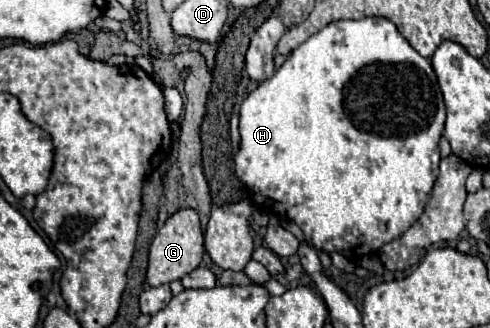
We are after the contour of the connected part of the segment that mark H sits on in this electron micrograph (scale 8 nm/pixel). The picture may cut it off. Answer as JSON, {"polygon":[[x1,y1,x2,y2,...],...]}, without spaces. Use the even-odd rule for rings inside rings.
{"polygon":[[372,16,372,18,360,18,360,20,338,20,330,22,320,32,312,34,304,44,300,44,286,62,274,72,272,78,256,86,248,94,248,98,240,106,240,150,234,154,236,162,236,176,256,194,256,204,262,206,264,212,290,218,296,222,304,236,324,252,342,252,346,258,354,258,360,254,376,252,384,244,392,242,394,238,402,236,422,214,426,202,430,200,430,192,434,188,436,176,438,176,438,162,440,162,440,150,438,140,444,132,444,118,446,108,442,100,442,92,436,80,436,74,432,70,432,64,428,58,420,56,408,40,400,34,394,22,388,18]]}

